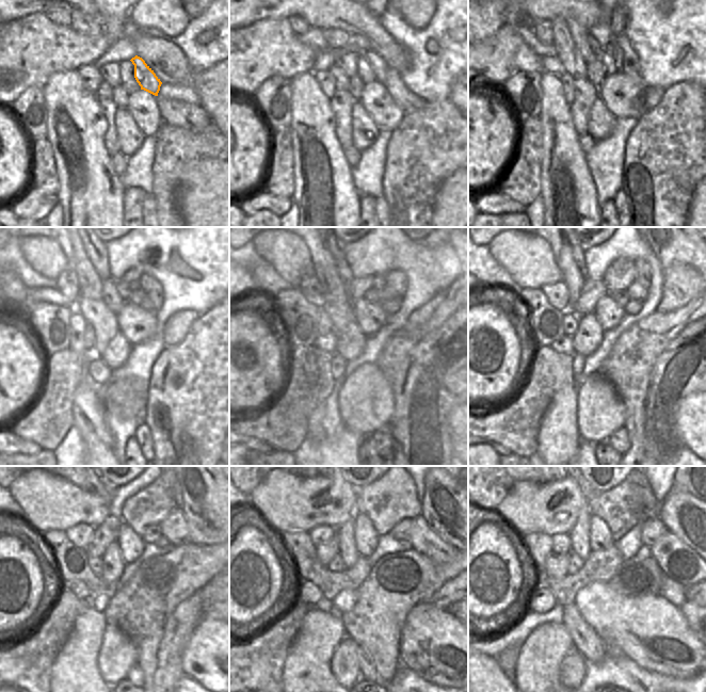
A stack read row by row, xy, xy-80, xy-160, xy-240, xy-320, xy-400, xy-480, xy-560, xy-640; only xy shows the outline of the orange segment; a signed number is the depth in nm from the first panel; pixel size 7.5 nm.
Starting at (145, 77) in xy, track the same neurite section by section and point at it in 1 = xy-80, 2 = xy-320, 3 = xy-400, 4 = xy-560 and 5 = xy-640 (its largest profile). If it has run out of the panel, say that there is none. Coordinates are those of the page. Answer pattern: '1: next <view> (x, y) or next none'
1: next xy-80 (378, 64)
2: next xy-320 (379, 279)
3: next xy-400 (622, 273)
4: next xy-560 (392, 497)
5: next xy-640 (632, 501)

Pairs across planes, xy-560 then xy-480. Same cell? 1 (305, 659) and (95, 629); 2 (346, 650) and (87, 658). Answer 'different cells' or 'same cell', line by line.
1: same cell
2: different cells

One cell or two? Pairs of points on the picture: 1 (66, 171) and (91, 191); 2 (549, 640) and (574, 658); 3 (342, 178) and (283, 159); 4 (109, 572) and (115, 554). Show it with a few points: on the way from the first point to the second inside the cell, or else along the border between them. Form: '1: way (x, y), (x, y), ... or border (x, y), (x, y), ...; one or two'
1: way (71, 176), (76, 176), (84, 184); one
2: border (575, 649), (563, 658), (559, 677); two
3: border (291, 138), (293, 188); two
4: way (112, 567), (112, 559); one

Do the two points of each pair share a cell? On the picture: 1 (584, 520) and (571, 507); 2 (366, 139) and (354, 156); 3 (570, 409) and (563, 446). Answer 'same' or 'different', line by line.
1: different
2: different
3: same

